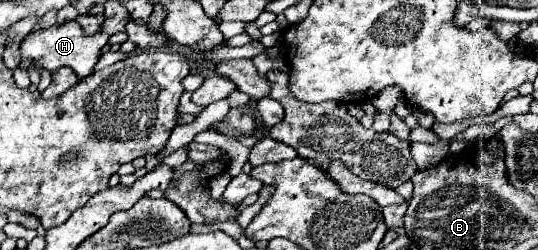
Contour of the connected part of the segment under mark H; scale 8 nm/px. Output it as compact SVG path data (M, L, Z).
M66 21L62 25L52 25L48 29L36 29L30 31L22 41L20 41L20 57L22 59L32 59L34 67L42 67L50 73L56 73L62 67L70 67L78 77L88 77L100 57L102 47L108 43L108 37L104 33L96 35L84 35L78 21Z

